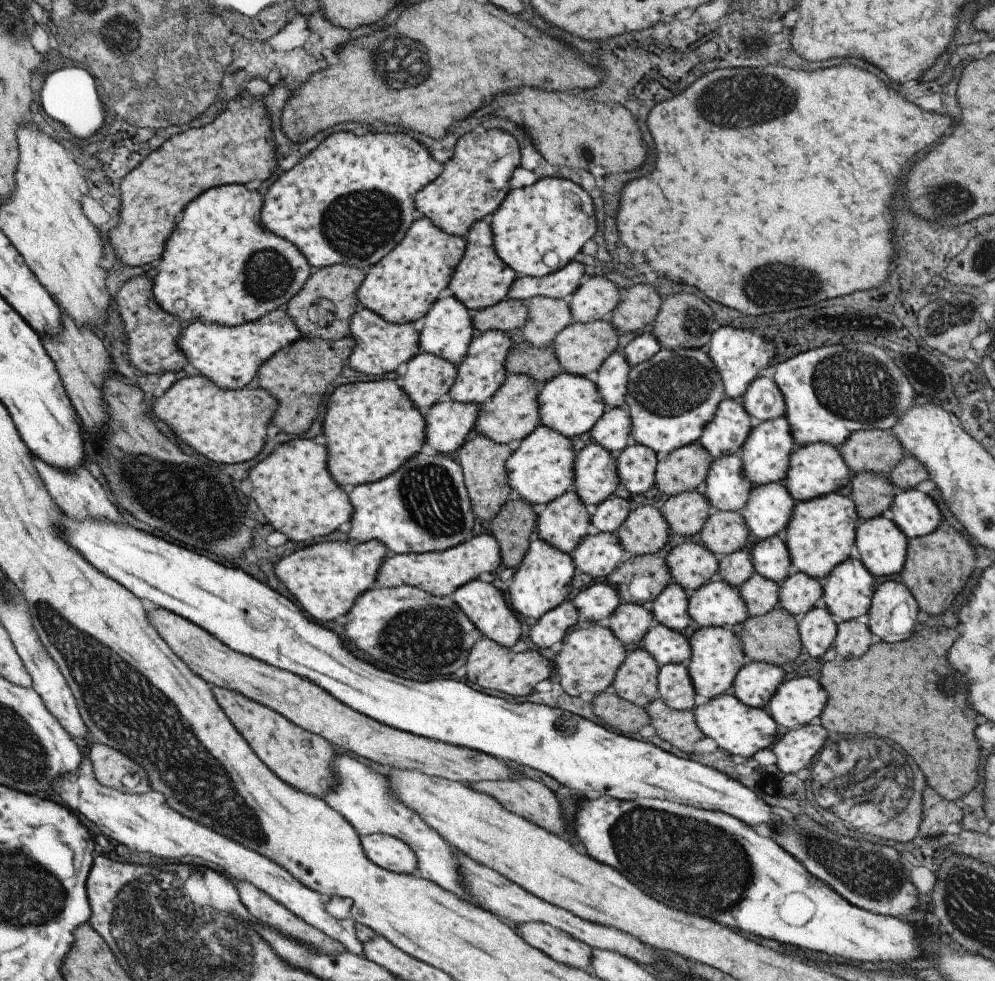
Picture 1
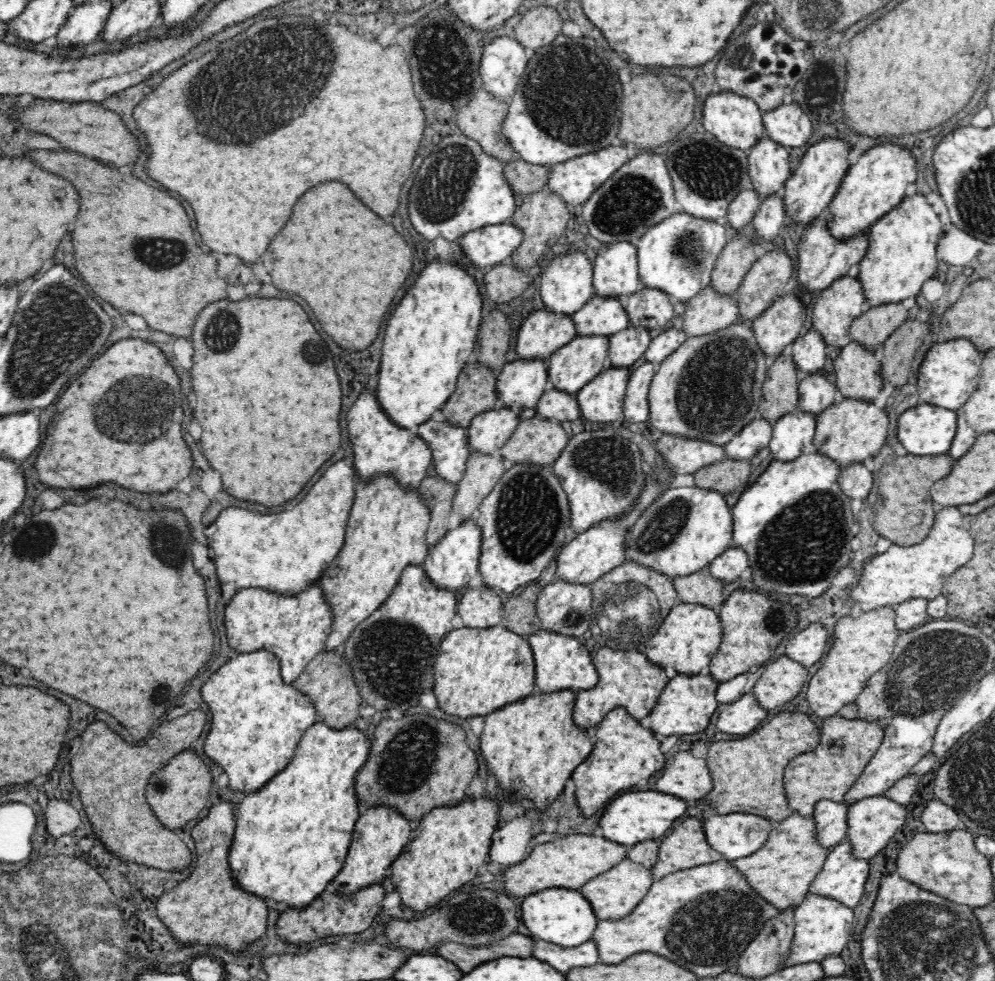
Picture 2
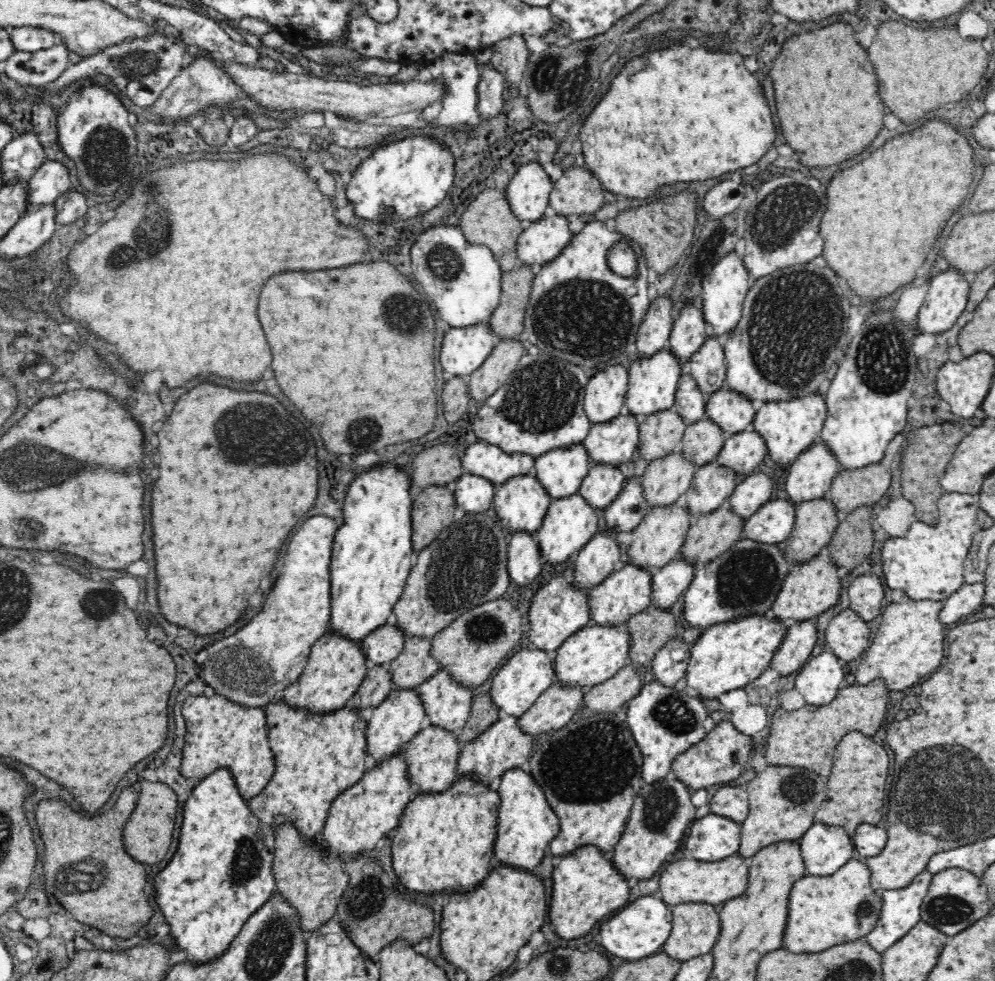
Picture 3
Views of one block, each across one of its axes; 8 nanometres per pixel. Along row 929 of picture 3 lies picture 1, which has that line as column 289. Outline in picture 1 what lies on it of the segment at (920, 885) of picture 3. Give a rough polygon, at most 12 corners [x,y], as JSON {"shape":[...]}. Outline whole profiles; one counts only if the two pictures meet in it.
{"shape":[[87,754],[49,782],[131,852],[203,858],[363,955],[352,918],[283,866],[149,791],[101,786]]}

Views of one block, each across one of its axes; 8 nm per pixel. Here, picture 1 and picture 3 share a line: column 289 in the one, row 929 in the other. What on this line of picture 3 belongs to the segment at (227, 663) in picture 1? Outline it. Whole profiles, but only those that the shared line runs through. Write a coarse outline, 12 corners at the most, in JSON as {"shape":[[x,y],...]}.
{"shape":[[714,905],[671,907],[664,953],[679,961],[711,953],[722,930]]}

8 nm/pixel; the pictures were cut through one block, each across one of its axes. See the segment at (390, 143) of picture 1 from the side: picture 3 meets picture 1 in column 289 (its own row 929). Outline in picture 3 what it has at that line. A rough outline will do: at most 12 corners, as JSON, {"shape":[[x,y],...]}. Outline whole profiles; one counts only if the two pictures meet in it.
{"shape":[[220,768],[154,900],[210,964],[277,890],[275,833]]}

